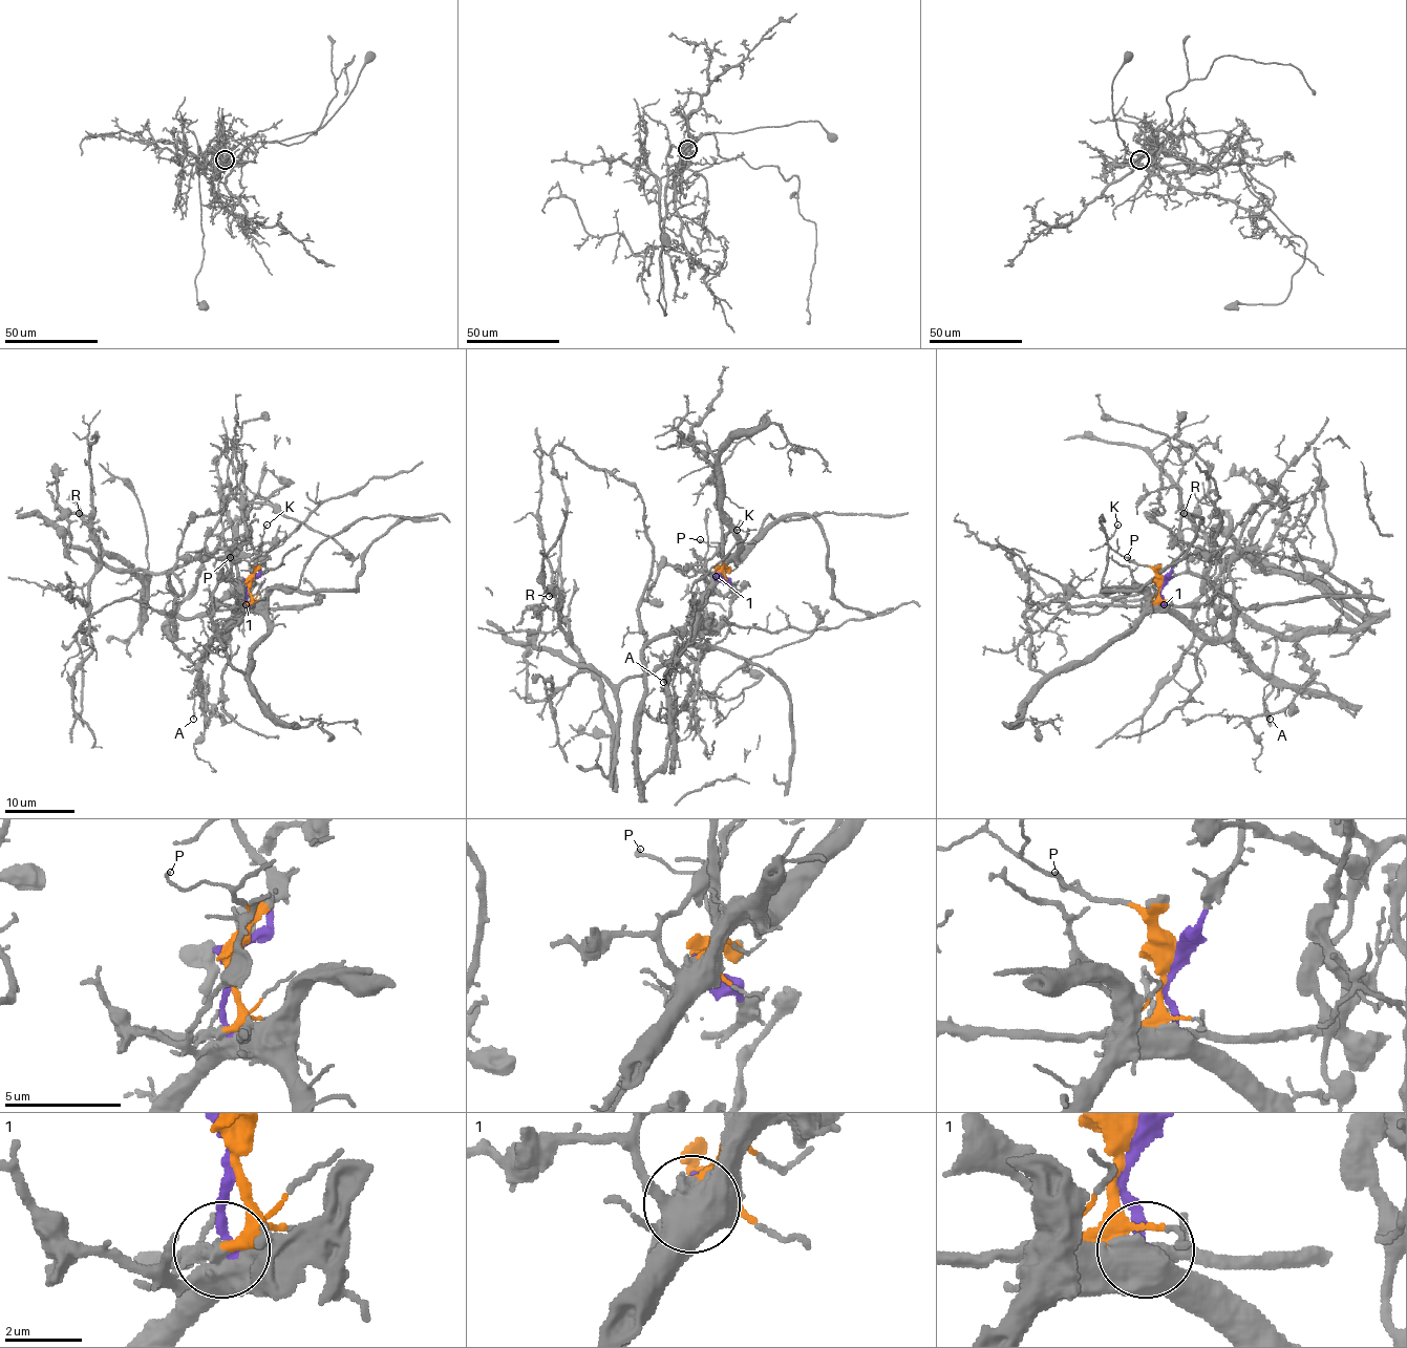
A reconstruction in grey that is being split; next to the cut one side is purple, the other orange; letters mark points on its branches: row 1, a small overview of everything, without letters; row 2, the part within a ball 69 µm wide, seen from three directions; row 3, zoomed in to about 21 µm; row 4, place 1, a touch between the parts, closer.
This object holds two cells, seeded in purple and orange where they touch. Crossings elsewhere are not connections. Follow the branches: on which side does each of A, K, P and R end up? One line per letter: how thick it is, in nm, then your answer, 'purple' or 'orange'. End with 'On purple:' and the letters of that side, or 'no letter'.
A: 110 nm | purple
K: 120 nm | orange
P: 110 nm | orange
R: 140 nm | orange
On purple: A

